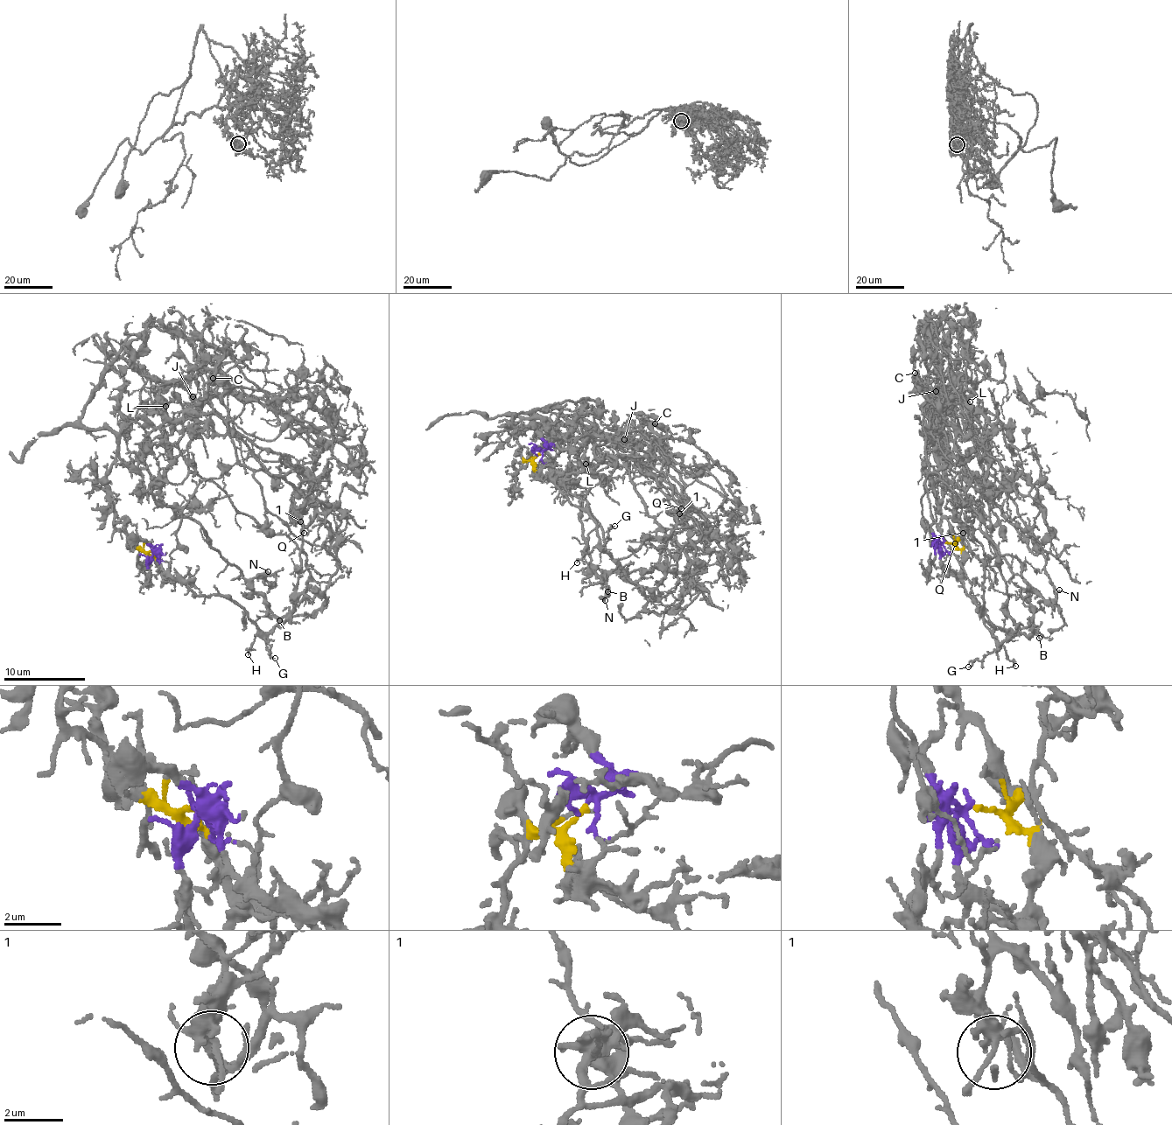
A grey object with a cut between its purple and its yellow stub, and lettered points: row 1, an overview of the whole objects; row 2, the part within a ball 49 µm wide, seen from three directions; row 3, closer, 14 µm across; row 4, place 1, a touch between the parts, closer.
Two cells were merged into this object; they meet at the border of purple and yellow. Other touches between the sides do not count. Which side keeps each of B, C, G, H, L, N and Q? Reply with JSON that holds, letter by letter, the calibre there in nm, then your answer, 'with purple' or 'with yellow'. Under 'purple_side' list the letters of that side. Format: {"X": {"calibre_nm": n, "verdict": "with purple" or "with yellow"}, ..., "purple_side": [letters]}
{"B": {"calibre_nm": 140, "verdict": "with yellow"}, "C": {"calibre_nm": 180, "verdict": "with yellow"}, "G": {"calibre_nm": 100, "verdict": "with yellow"}, "H": {"calibre_nm": 130, "verdict": "with yellow"}, "L": {"calibre_nm": 130, "verdict": "with yellow"}, "N": {"calibre_nm": 140, "verdict": "with yellow"}, "Q": {"calibre_nm": 170, "verdict": "with yellow"}, "purple_side": []}

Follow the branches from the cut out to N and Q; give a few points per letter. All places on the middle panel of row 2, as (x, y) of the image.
N: (538, 454), (522, 459), (513, 434), (536, 422), (549, 431), (550, 464), (581, 499), (581, 536), (605, 601)
Q: (538, 454), (536, 472), (586, 508), (606, 550), (621, 560), (669, 537), (681, 507)

